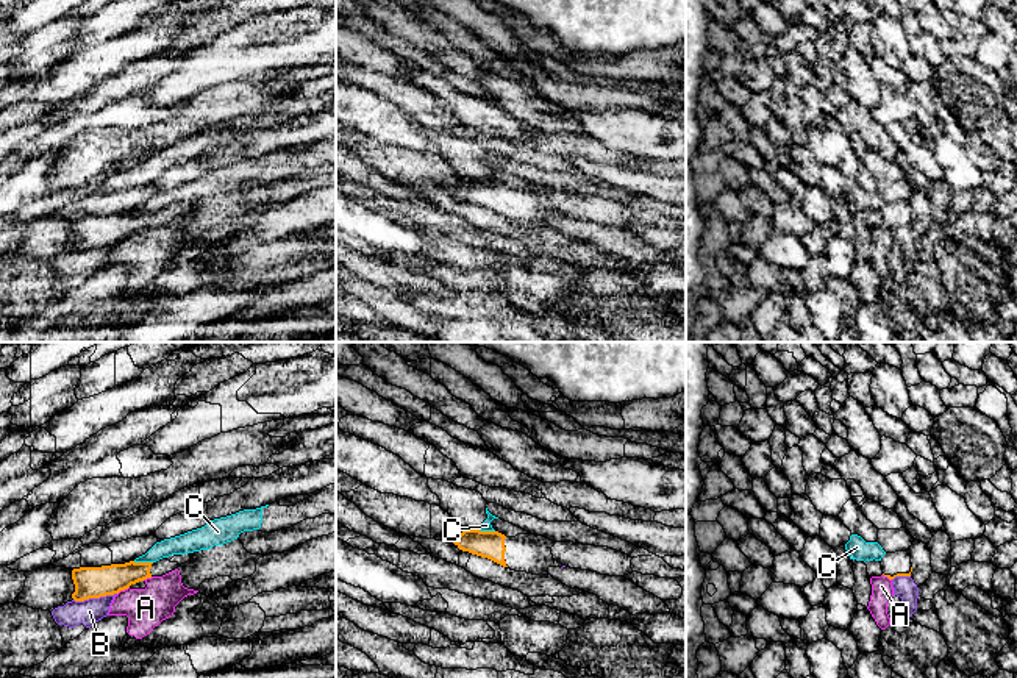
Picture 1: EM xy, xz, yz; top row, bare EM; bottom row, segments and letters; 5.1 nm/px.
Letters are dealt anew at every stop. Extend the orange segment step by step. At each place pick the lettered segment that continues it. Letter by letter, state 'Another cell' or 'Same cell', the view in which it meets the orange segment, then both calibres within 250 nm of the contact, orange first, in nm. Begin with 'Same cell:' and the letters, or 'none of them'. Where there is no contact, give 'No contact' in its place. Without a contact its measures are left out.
Same cell: none of them
A: Another cell. Touches orange in xy. Thickness 160 nm (orange) against 200 nm
B: Another cell. Touches orange in xy. Thickness 160 nm (orange) against 130 nm
C: Another cell. Touches orange in xy. Thickness 160 nm (orange) against 100 nm

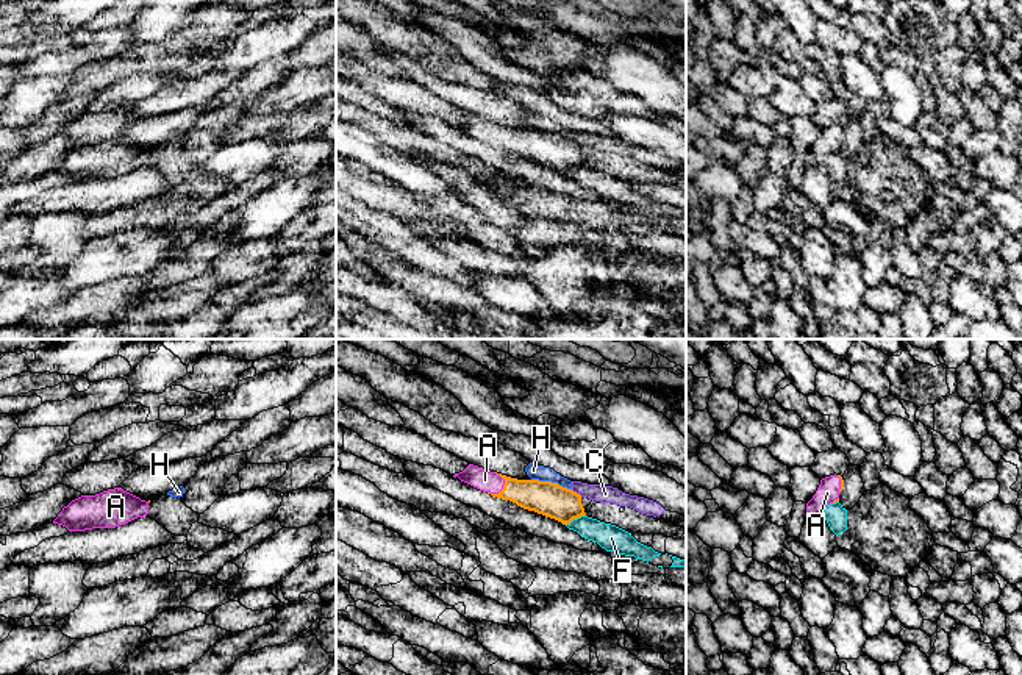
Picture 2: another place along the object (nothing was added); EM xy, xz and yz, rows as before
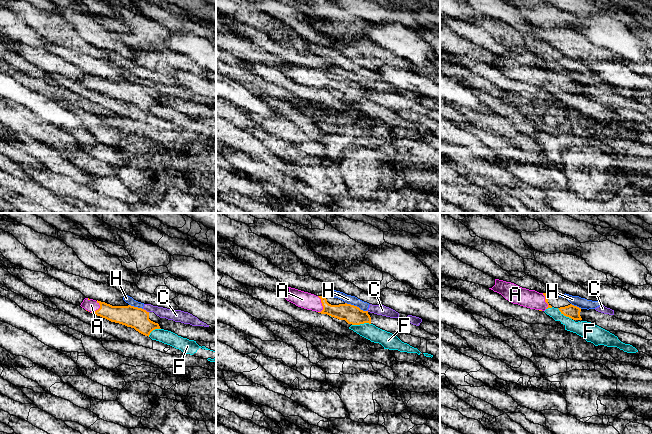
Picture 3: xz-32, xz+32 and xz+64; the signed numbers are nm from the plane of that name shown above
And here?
Same cell: A
A: Same cell. Touches orange in xz. Thickness 180 nm (orange) against 110 nm
C: Another cell. Touches orange in xz. Thickness 180 nm (orange) against 100 nm
F: Another cell. Touches orange in xz. Thickness 180 nm (orange) against 140 nm
H: Another cell. Touches orange in xz. Thickness 180 nm (orange) against 80 nm

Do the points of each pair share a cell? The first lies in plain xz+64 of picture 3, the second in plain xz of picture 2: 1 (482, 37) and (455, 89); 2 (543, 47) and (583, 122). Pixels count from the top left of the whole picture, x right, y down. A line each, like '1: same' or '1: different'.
1: same
2: same

